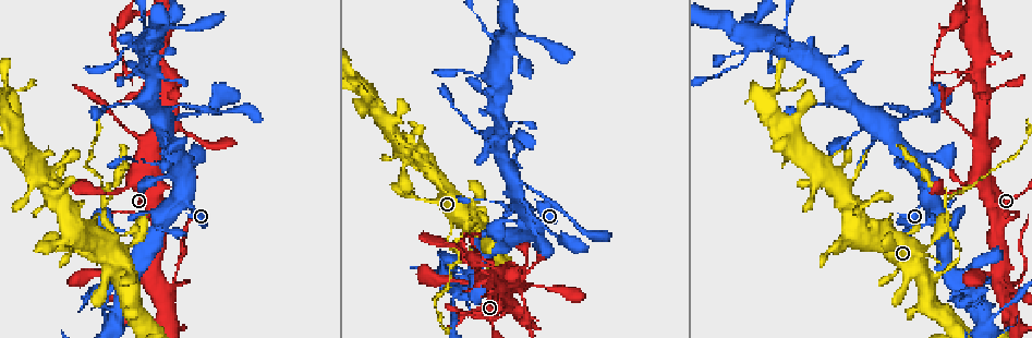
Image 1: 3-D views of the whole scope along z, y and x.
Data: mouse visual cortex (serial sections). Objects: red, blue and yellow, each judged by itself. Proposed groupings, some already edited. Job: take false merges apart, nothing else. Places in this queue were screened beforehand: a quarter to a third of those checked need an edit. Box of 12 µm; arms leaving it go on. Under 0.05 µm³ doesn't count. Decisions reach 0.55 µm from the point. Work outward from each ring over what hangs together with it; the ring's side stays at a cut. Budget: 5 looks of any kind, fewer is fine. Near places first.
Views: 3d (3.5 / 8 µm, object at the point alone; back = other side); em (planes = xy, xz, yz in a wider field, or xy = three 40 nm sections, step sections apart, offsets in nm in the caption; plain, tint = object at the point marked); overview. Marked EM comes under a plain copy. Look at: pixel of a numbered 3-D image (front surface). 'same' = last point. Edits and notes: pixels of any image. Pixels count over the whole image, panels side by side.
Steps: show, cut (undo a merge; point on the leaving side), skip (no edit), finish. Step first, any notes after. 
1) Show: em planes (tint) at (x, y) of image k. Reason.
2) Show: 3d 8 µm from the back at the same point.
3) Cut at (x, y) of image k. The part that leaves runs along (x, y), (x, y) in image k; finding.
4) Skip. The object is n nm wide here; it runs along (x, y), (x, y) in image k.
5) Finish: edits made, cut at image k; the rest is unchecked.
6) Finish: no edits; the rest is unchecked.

Show: 3d 3.5 µm at (129, 132) of image 1. Thick turns thin.

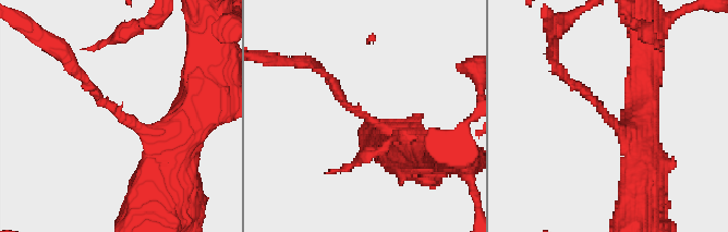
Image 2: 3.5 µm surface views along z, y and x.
Show: em xy step 5 (tint) at (122, 120) of image 2. Now the EM.

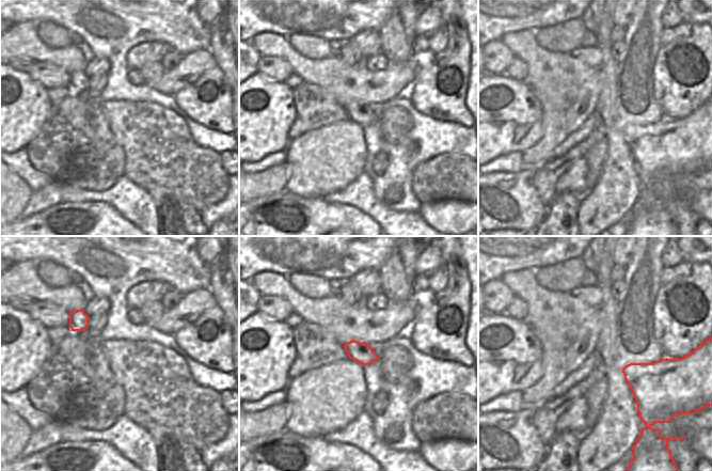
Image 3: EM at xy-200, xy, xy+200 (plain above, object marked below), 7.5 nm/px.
Skip. It runs along (162, 156), (169, 143), (122, 120), (82, 76) in image 2; one cell here.

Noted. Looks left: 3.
Show: 3d 8 µm at (990, 90) of image 1. Sharp bend.

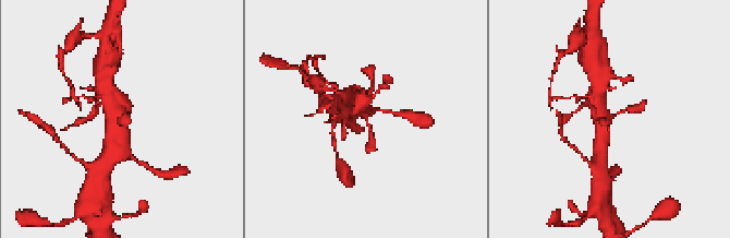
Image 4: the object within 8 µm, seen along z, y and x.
Show: 3d 3.5 µm at (611, 119) of image 4. Zoom in.

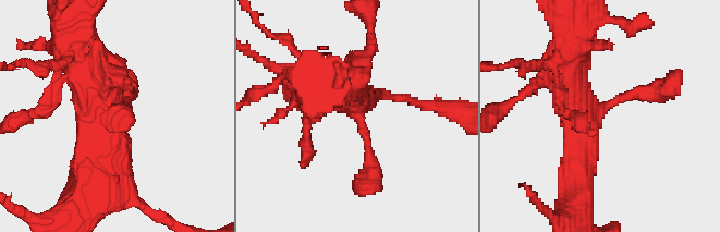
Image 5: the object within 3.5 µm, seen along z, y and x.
Show: em xy step 2 (tint) at (596, 114) of image 5.

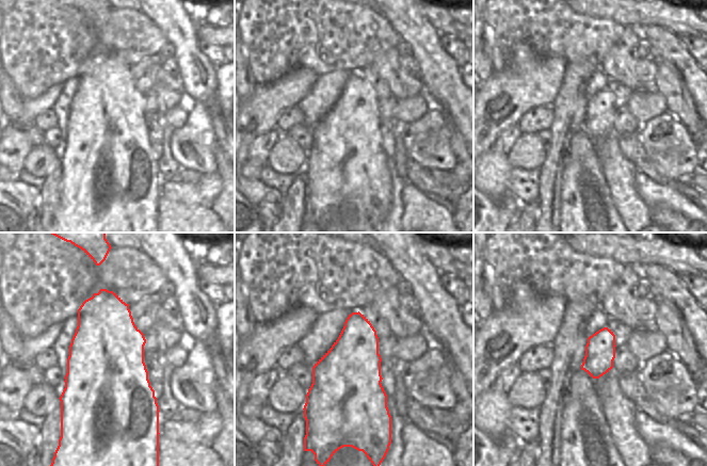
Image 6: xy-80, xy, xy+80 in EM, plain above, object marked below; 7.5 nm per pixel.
Skip. The object is 500 nm wide here; it runs along (98, 149), (105, 92), (75, 22) in image 5; one cell here.

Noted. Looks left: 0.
Finish: no edits; the rest is unchecked.

